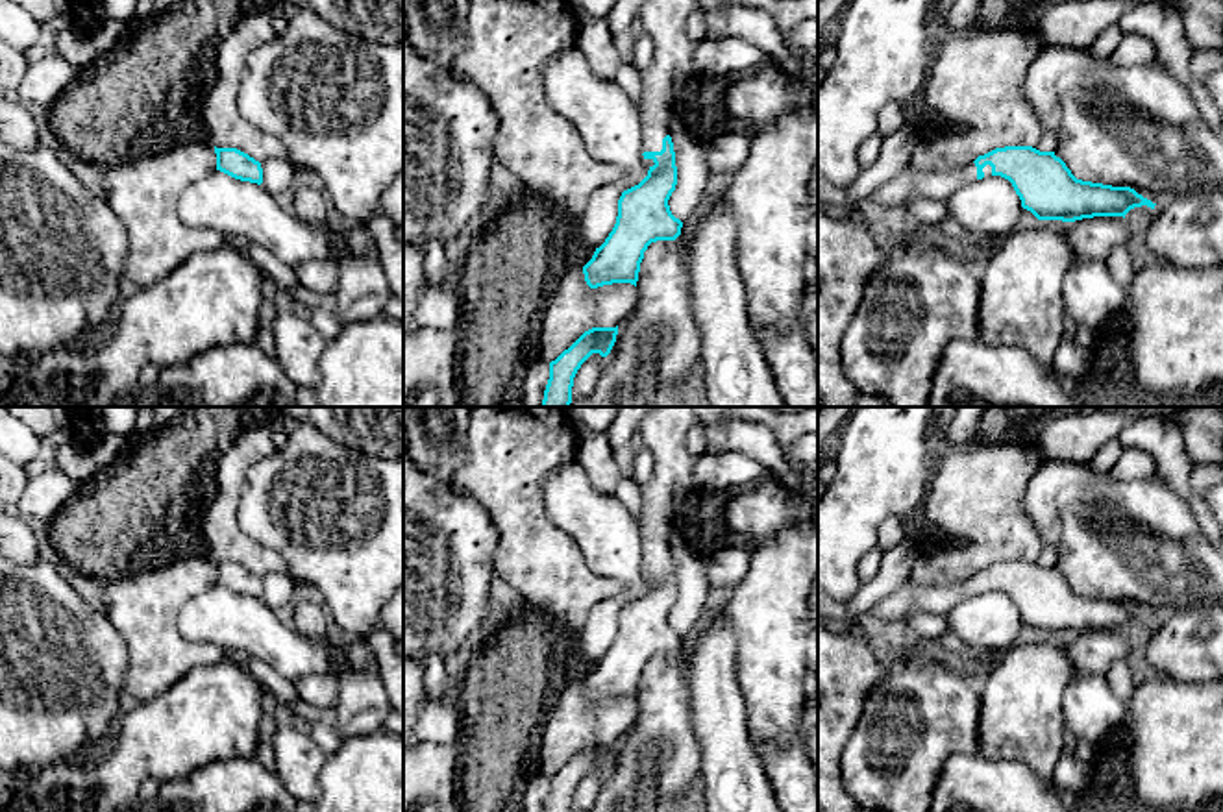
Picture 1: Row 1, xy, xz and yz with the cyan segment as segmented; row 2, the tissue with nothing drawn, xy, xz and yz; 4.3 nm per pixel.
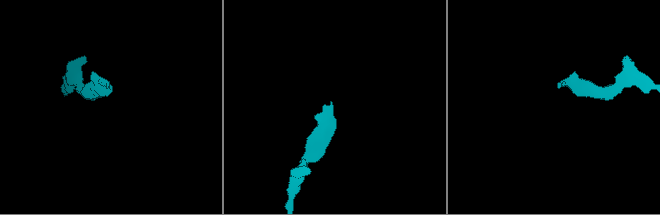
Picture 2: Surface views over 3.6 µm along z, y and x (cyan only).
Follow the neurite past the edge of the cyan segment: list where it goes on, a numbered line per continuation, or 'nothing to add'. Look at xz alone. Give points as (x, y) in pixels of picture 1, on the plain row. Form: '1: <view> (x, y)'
1: xz (663, 431)

